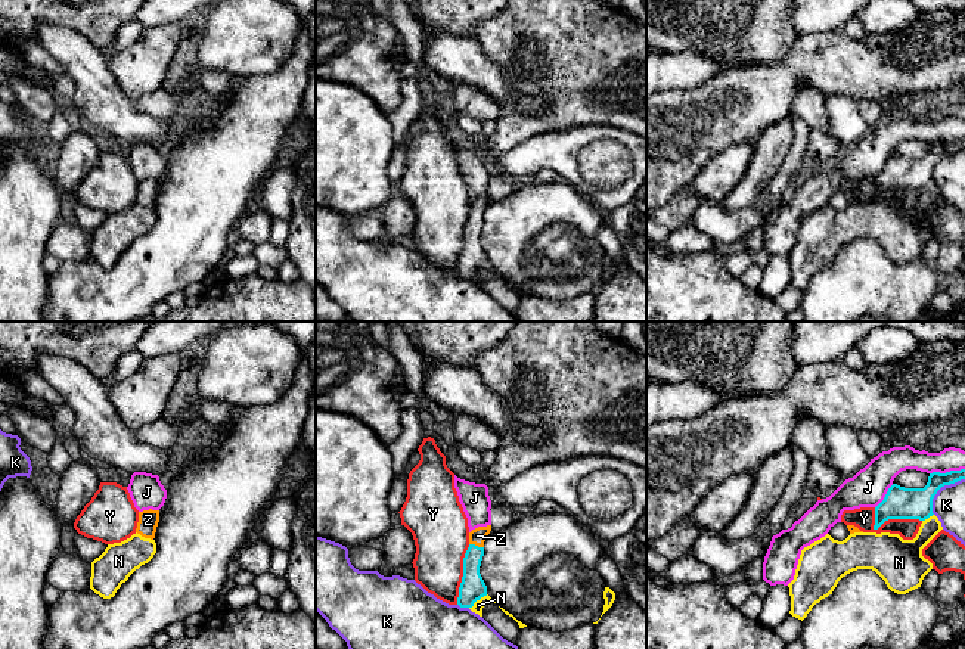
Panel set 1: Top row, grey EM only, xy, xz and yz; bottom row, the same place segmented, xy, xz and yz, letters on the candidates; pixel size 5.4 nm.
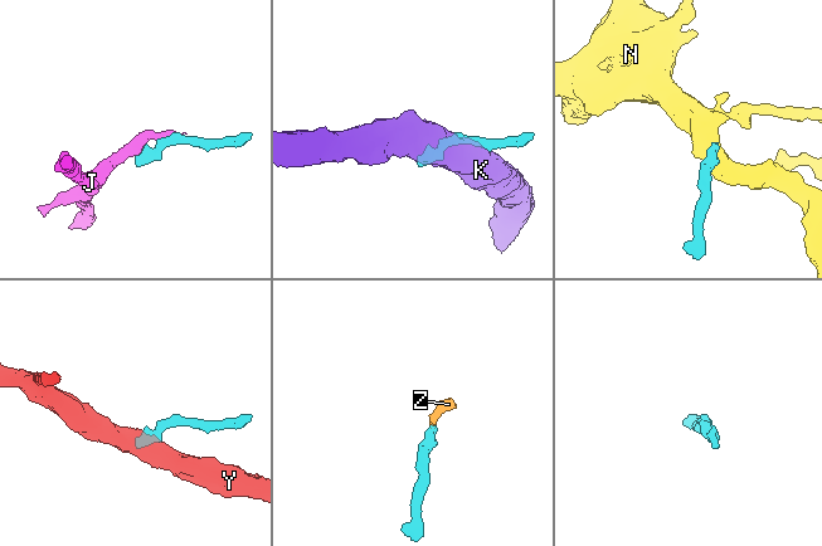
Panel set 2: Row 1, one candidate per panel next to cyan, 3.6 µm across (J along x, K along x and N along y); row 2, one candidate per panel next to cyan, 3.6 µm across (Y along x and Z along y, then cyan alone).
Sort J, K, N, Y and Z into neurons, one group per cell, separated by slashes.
J / K / N / Y / Z

